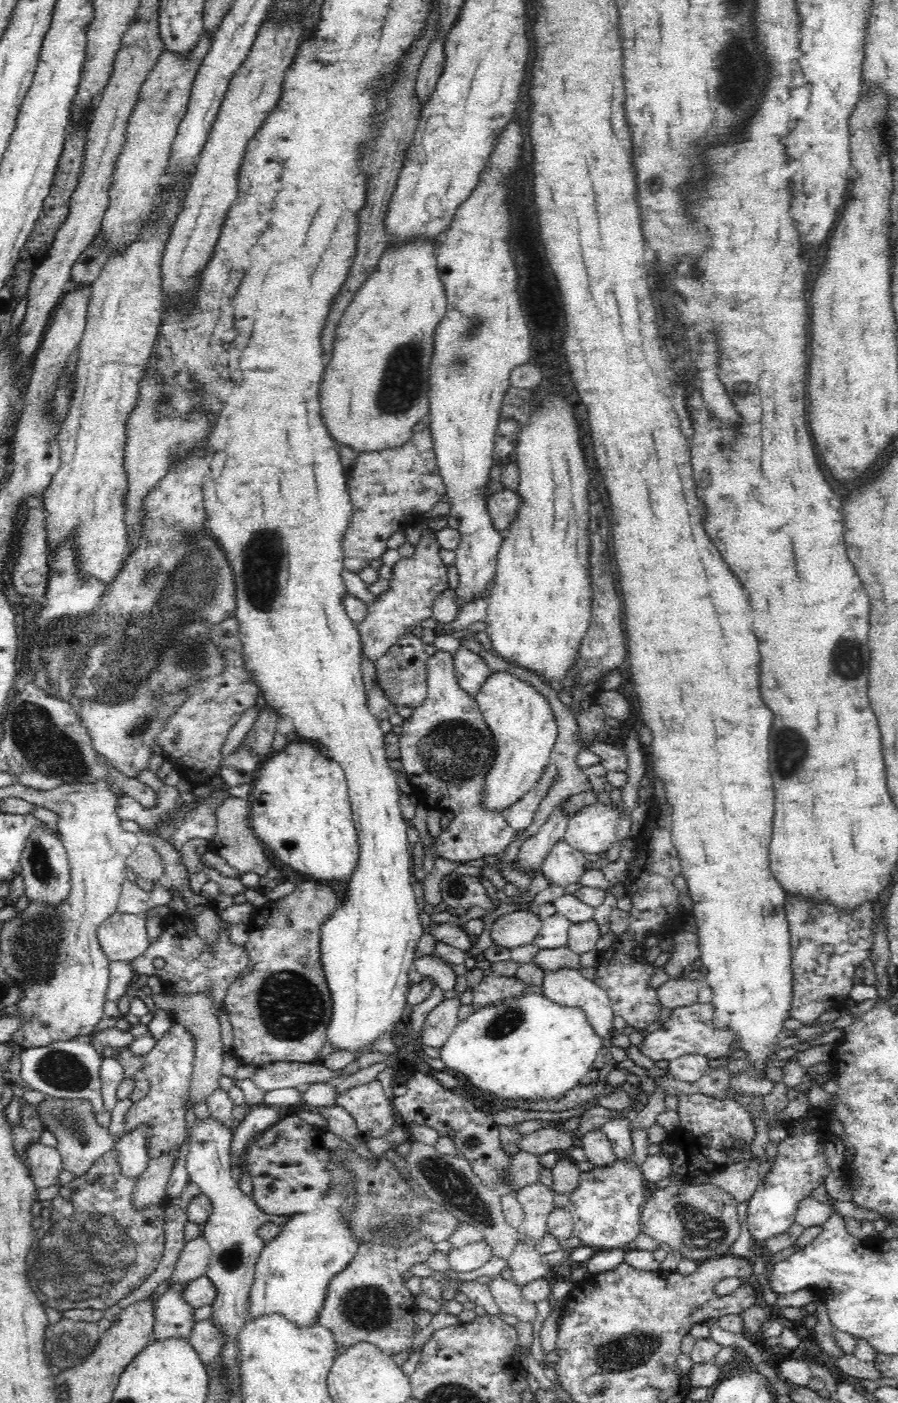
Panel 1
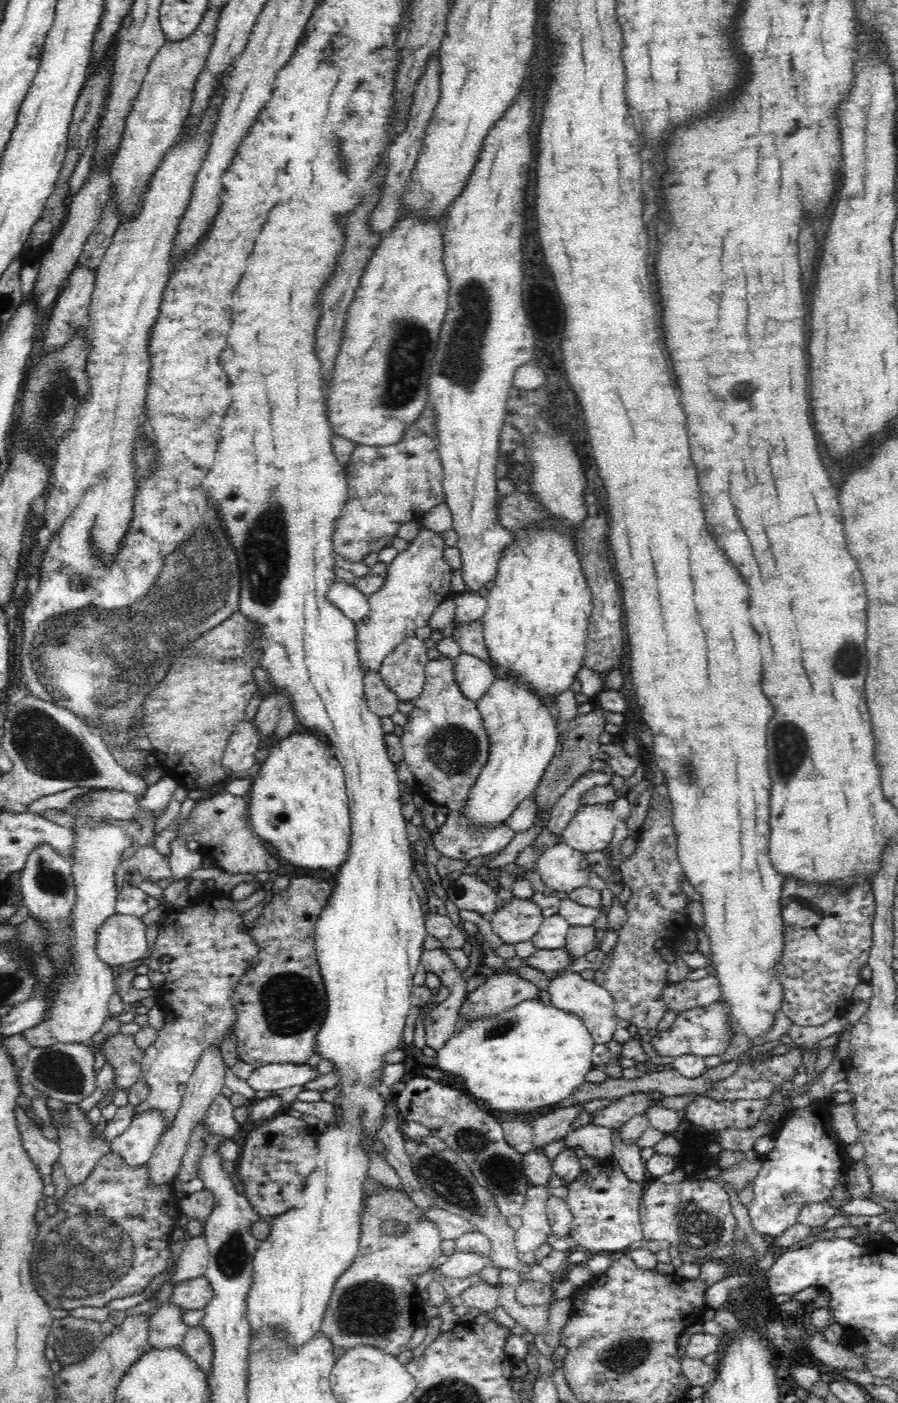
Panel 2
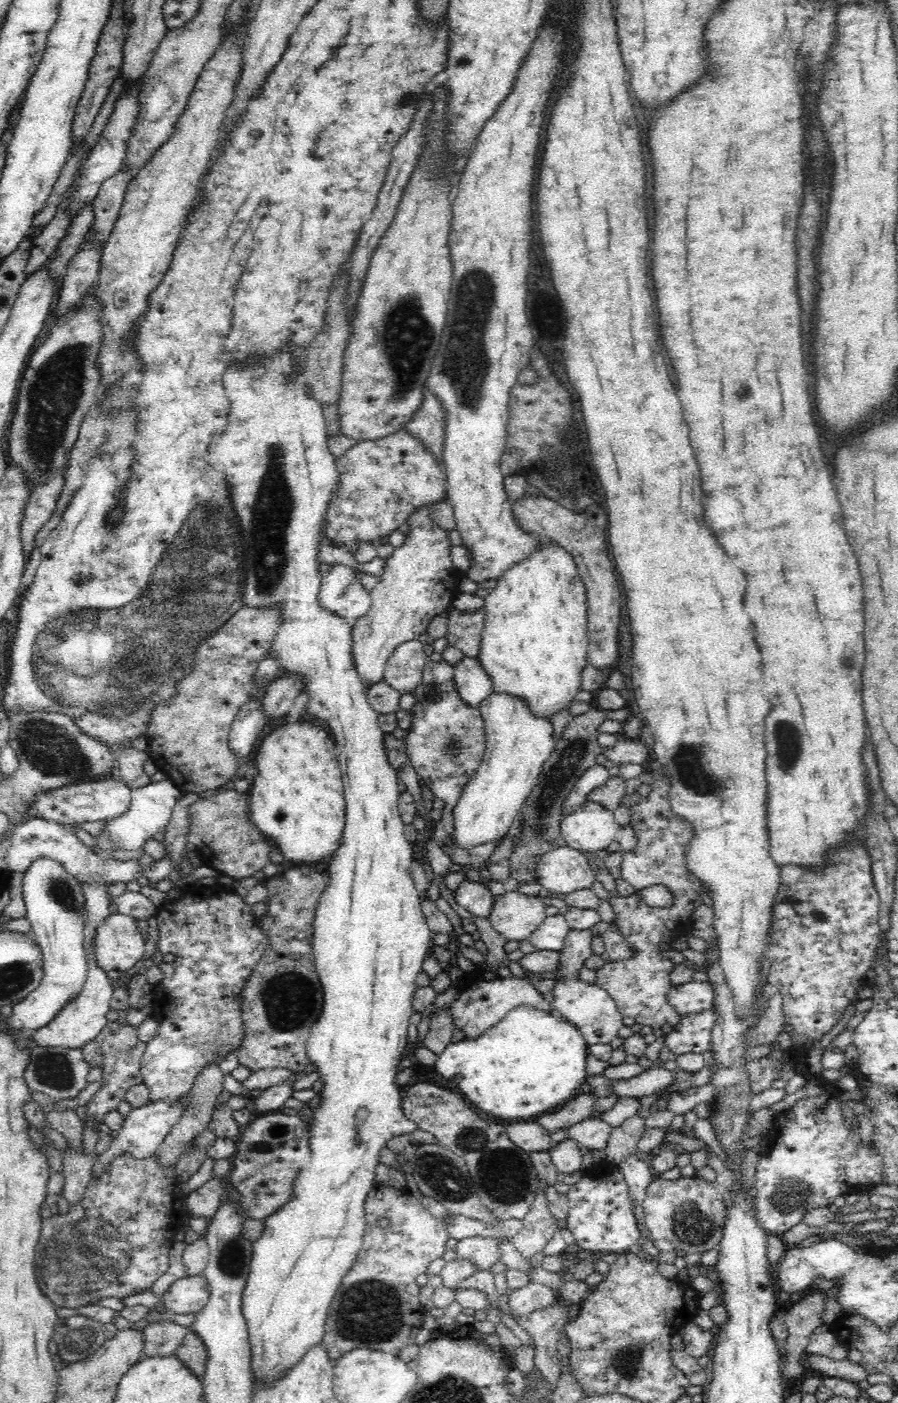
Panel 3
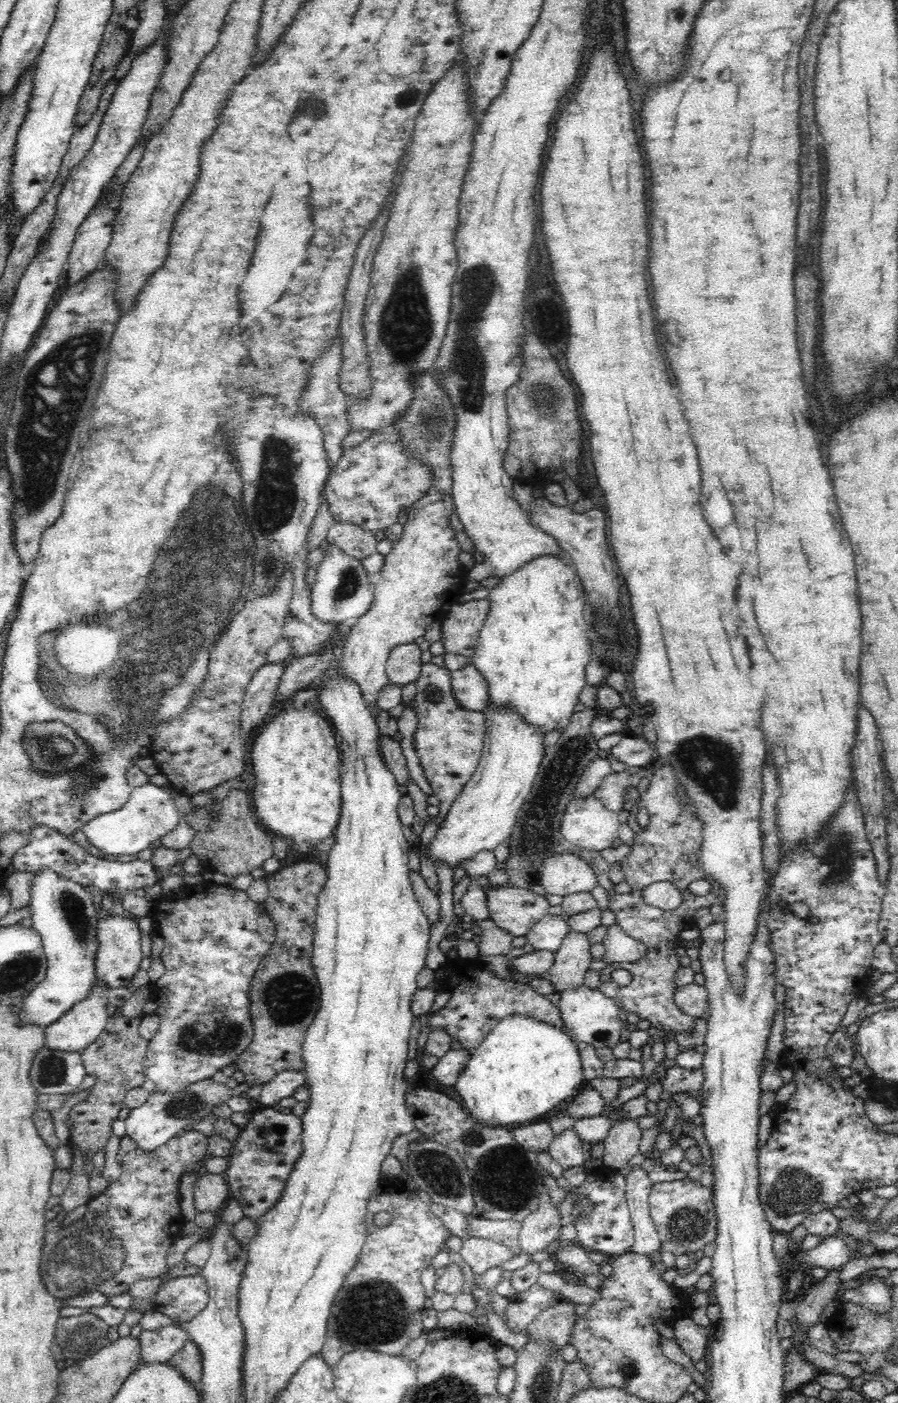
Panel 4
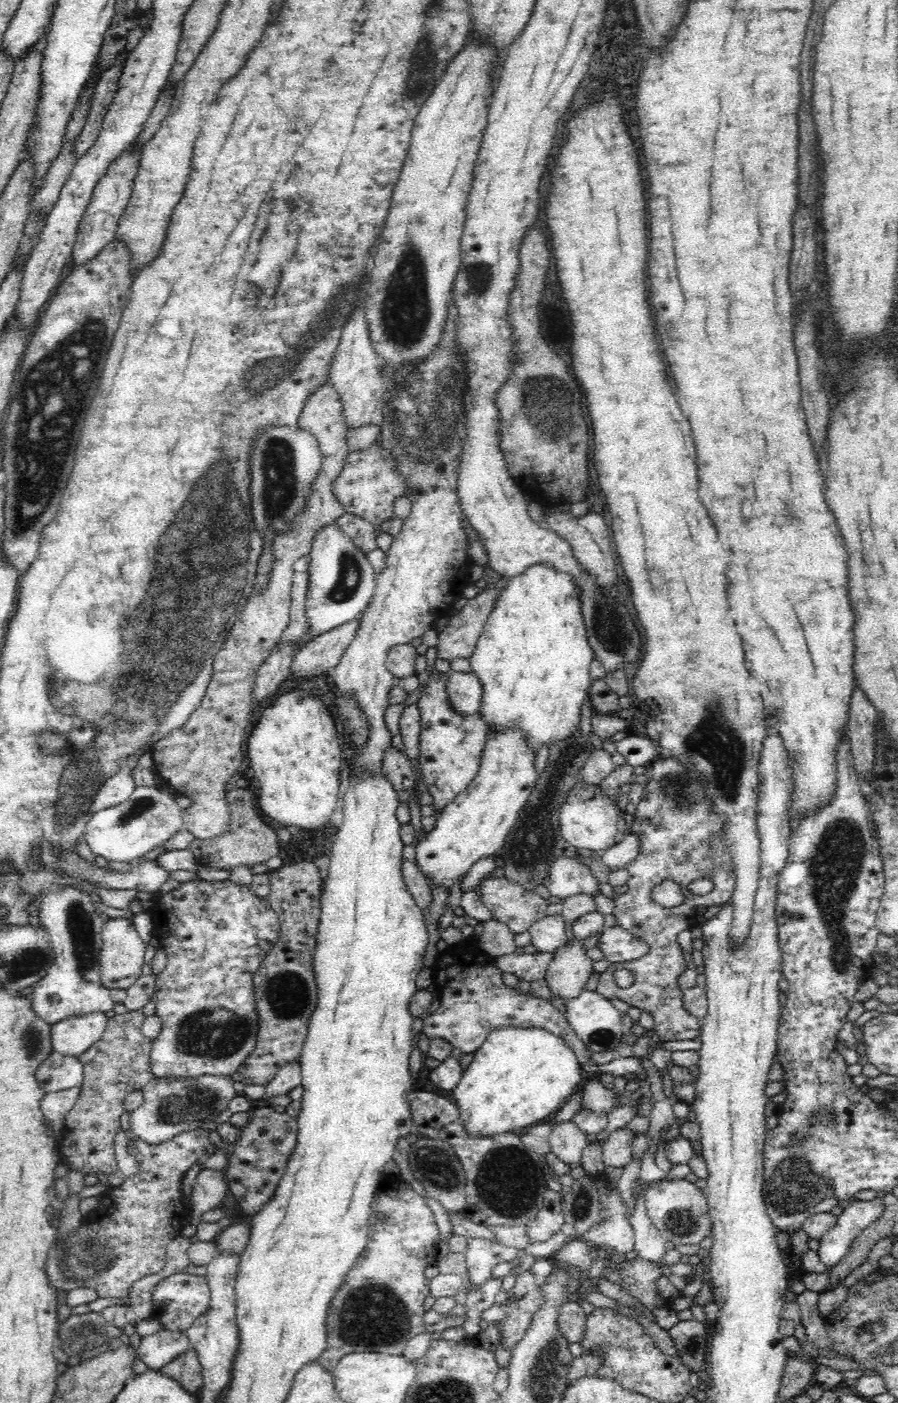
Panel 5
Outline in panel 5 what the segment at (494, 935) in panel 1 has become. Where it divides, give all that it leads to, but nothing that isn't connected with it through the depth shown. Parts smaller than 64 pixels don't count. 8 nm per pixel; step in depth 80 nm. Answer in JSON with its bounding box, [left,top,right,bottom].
[477,877,547,934]

